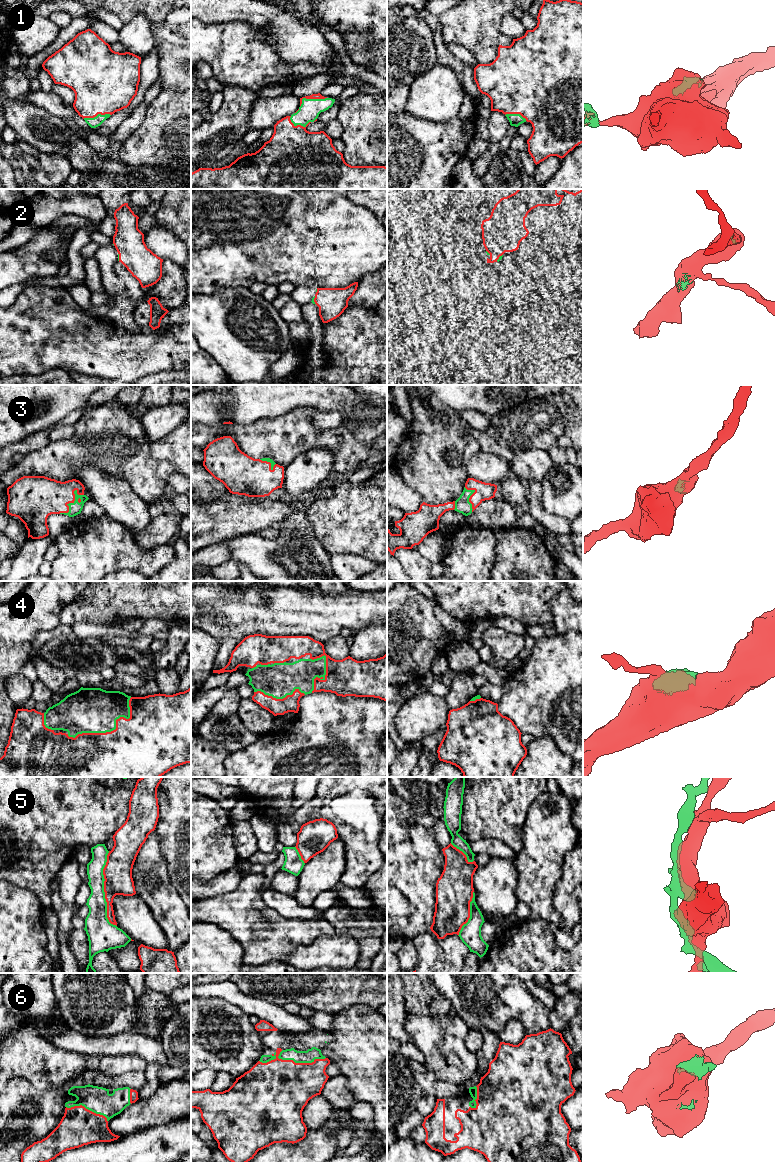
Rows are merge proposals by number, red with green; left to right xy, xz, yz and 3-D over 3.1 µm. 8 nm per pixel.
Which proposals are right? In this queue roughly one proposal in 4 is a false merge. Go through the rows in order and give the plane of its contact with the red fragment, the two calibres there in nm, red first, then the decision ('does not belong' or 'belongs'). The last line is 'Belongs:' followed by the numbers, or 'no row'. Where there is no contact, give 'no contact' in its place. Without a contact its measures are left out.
1: meets red in xz; 50 nm thick on the red side, 160 nm on the other; belongs
2: meets red in xz; 240 nm thick on the red side, 20 nm on the other; belongs
3: meets red in xy; 320 nm thick on the red side, 100 nm on the other; belongs
4: meets red in xy; 500 nm thick on the red side, 360 nm on the other; belongs
5: meets red in xy; 220 nm thick on the red side, 170 nm on the other; does not belong
6: meets red in xz; 460 nm thick on the red side, 100 nm on the other; belongs
Belongs: 1, 2, 3, 4, 6

